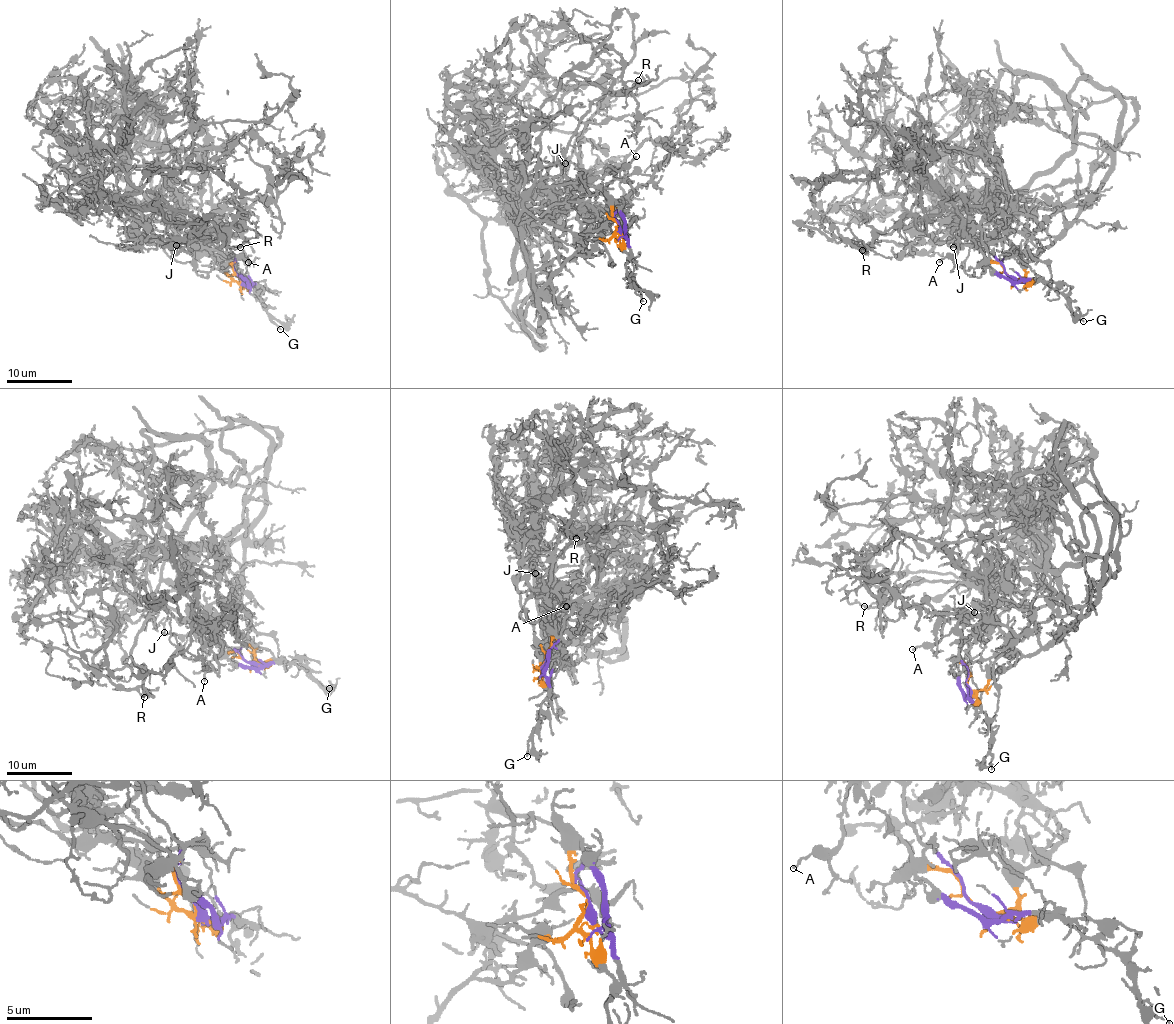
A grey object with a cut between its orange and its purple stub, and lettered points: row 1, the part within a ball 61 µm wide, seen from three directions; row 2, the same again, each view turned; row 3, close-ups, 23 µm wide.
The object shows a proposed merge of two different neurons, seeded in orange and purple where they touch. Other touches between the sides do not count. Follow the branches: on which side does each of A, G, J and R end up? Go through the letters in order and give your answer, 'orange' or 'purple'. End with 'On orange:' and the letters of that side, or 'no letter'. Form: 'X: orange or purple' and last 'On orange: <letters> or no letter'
A: purple
G: orange
J: purple
R: purple
On orange: G

